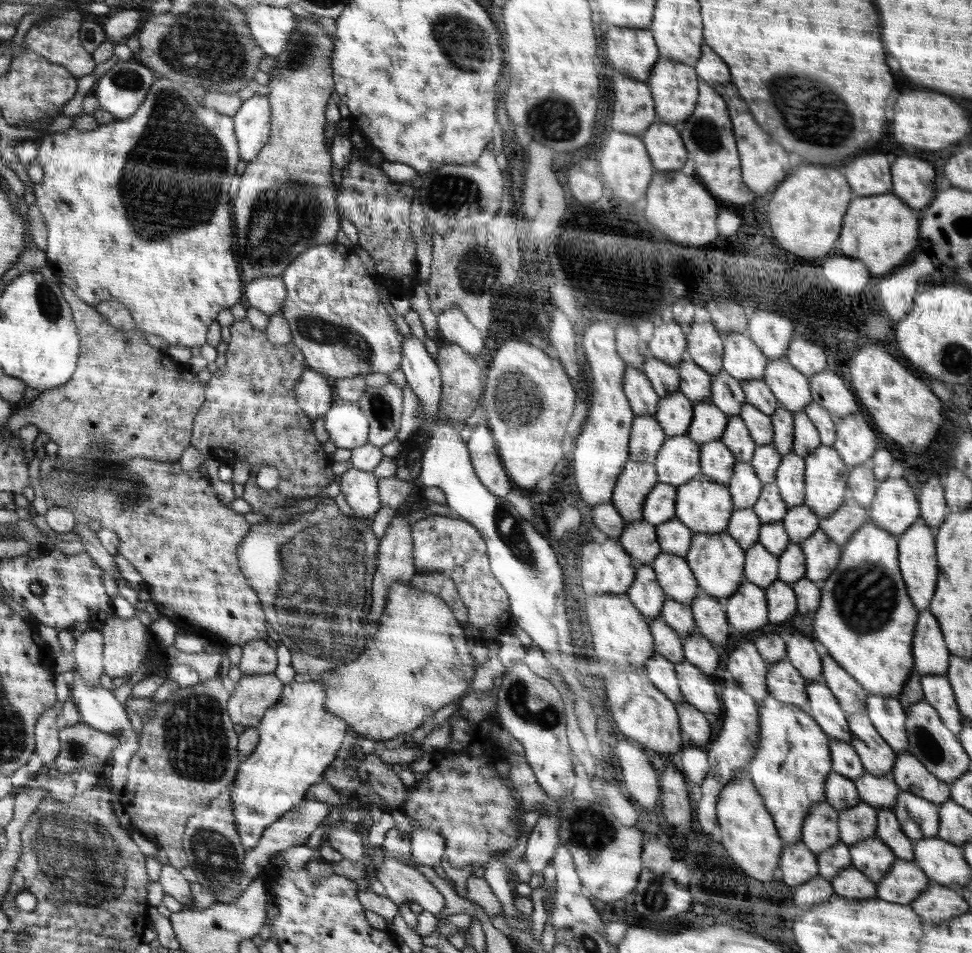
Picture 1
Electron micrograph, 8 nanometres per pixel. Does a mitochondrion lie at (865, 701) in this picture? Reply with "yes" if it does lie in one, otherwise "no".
no

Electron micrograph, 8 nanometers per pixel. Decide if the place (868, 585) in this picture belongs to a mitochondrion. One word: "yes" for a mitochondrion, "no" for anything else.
yes

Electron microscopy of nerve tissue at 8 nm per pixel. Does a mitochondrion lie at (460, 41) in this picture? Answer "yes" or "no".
yes

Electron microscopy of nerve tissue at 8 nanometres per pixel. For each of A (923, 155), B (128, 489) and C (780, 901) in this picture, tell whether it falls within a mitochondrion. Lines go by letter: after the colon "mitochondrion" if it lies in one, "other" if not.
A: other
B: mitochondrion
C: other

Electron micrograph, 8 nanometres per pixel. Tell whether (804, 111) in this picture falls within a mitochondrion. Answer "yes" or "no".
yes

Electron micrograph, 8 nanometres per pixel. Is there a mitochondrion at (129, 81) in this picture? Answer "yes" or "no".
yes

